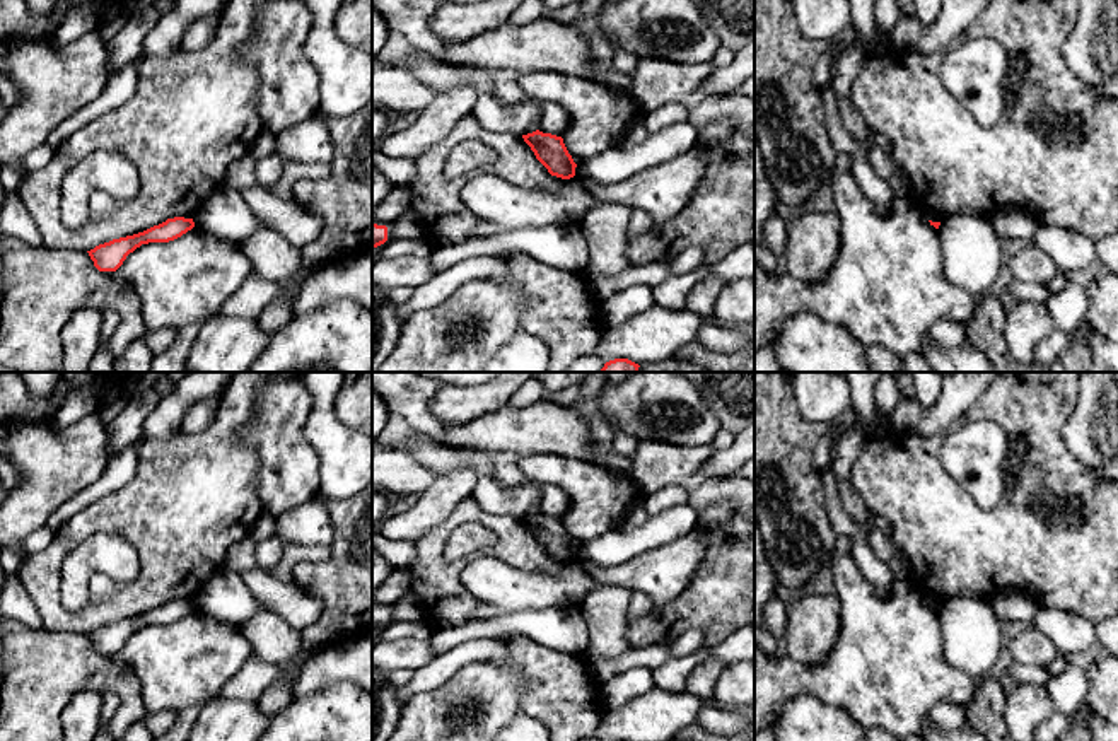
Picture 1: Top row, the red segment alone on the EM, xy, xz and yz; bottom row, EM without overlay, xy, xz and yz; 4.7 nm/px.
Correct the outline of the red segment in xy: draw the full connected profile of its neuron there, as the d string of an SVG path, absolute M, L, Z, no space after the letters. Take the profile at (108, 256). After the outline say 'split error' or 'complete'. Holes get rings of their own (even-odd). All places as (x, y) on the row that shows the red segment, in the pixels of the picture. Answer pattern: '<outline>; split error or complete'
M174 217L143 232L99 244L87 253L99 271L116 271L123 265L126 256L142 244L169 242L181 237L193 227L195 227L193 219Z; complete

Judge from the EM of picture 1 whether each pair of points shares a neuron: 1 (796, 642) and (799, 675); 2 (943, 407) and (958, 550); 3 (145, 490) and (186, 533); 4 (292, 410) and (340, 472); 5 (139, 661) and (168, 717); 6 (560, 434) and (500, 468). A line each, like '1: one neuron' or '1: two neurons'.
1: two neurons
2: two neurons
3: one neuron
4: two neurons
5: two neurons
6: two neurons

